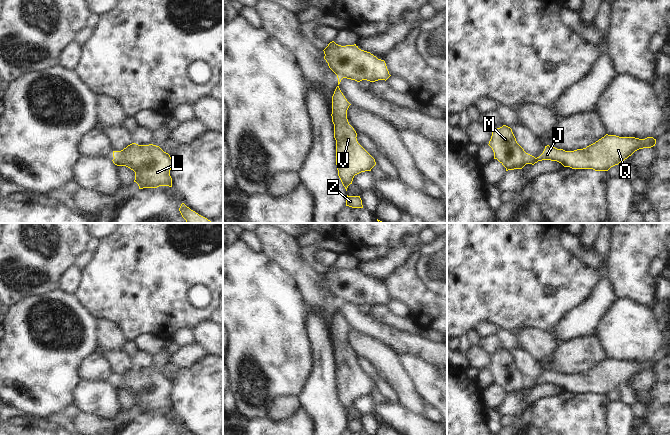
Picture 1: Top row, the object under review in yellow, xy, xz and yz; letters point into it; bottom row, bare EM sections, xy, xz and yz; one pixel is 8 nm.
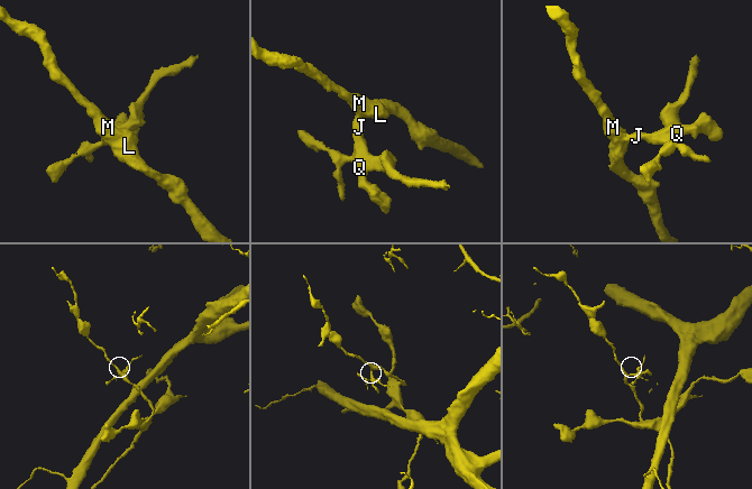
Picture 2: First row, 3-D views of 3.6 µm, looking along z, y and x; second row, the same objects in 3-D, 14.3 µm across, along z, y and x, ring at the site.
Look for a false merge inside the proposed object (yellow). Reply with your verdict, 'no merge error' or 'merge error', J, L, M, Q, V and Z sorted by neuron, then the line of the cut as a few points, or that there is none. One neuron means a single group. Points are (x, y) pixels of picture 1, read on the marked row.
merge error; J Q V Z / L M; cut in xy along (118, 151), (119, 158), (116, 164)

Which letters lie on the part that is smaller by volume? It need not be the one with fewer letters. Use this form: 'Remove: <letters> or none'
Remove: J, Q, V, Z

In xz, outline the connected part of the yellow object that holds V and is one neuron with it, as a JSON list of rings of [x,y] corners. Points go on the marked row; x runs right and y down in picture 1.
[[[337,86],[332,96],[331,116],[336,140],[338,176],[346,191],[355,175],[371,171],[376,165],[375,159],[358,143],[357,133],[348,122],[347,110],[350,105]]]

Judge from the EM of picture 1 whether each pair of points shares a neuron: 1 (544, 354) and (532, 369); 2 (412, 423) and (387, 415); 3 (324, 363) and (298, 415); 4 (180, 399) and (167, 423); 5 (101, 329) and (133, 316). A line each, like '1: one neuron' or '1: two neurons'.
1: two neurons
2: one neuron
3: two neurons
4: two neurons
5: two neurons

